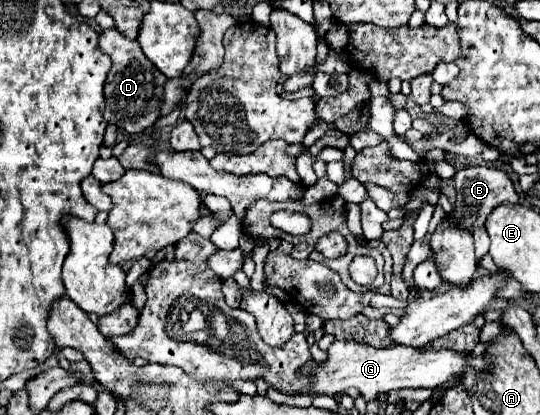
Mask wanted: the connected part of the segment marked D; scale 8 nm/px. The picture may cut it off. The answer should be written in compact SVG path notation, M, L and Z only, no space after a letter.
M117 29L101 31L99 49L107 53L113 63L113 69L107 73L105 81L103 117L107 117L107 121L119 131L125 131L129 135L137 135L145 129L151 129L159 119L159 105L163 101L163 87L167 83L167 77L163 77L163 73L159 73L155 65L151 65L137 41L129 41Z

